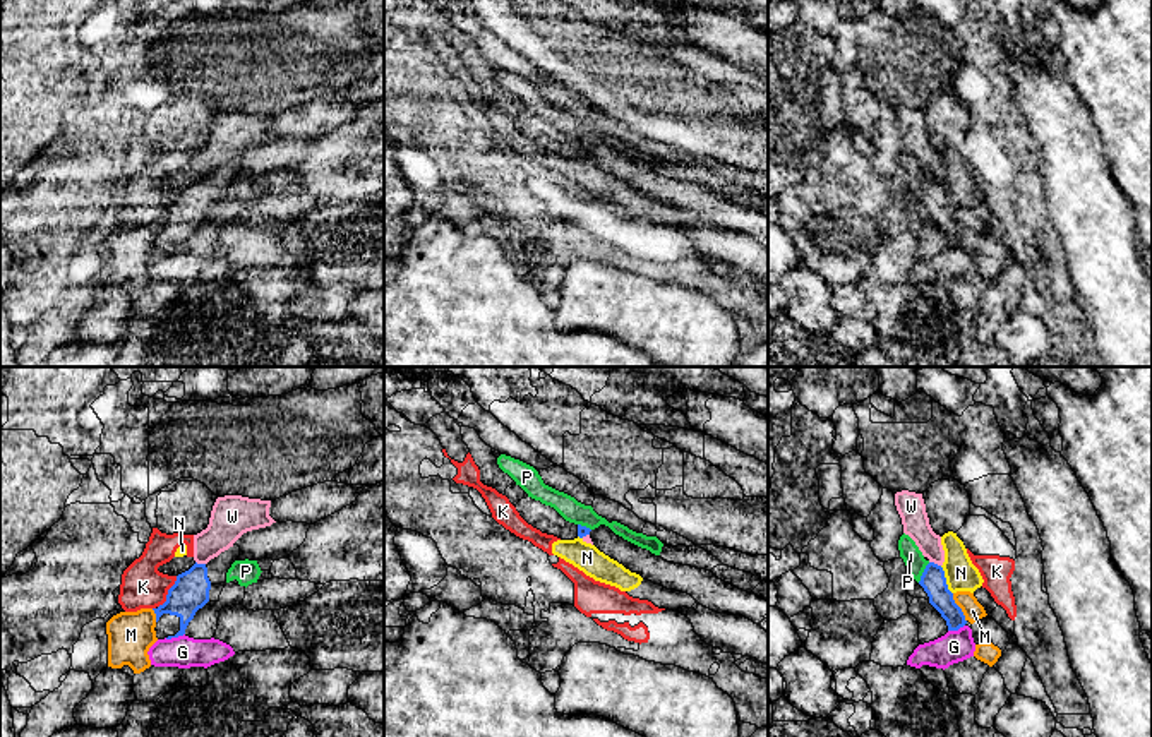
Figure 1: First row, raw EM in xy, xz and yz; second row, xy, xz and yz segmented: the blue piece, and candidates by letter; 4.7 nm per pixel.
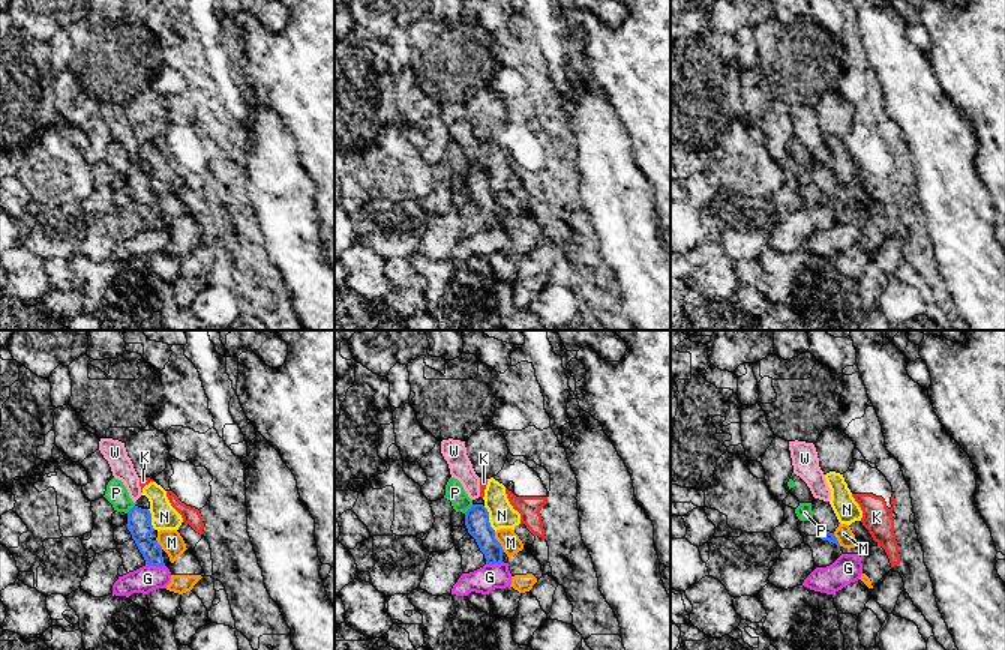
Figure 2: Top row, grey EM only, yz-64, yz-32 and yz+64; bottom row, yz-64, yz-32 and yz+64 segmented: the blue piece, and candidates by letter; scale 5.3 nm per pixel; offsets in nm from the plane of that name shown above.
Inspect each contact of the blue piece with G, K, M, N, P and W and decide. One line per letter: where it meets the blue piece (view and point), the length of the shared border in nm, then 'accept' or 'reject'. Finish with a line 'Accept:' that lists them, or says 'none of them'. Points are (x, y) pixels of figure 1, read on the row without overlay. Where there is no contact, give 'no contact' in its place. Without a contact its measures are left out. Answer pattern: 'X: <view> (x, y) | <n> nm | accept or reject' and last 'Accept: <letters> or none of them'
G: xy (174, 252) | 100 nm | reject
K: xy (168, 208) | 180 nm | reject
M: yz (959, 223) | 150 nm | reject
N: yz (945, 196) | 150 nm | reject
P: yz (923, 189) | 110 nm | reject
W: yz (933, 179) | 60 nm | reject
Accept: none of them

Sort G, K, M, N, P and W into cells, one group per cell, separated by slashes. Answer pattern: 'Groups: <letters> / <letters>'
Groups: G / K N / M / P / W

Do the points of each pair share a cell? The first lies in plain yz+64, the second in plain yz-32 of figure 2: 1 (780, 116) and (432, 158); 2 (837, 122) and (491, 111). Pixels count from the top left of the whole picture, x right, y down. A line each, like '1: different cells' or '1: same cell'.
1: same cell
2: same cell

